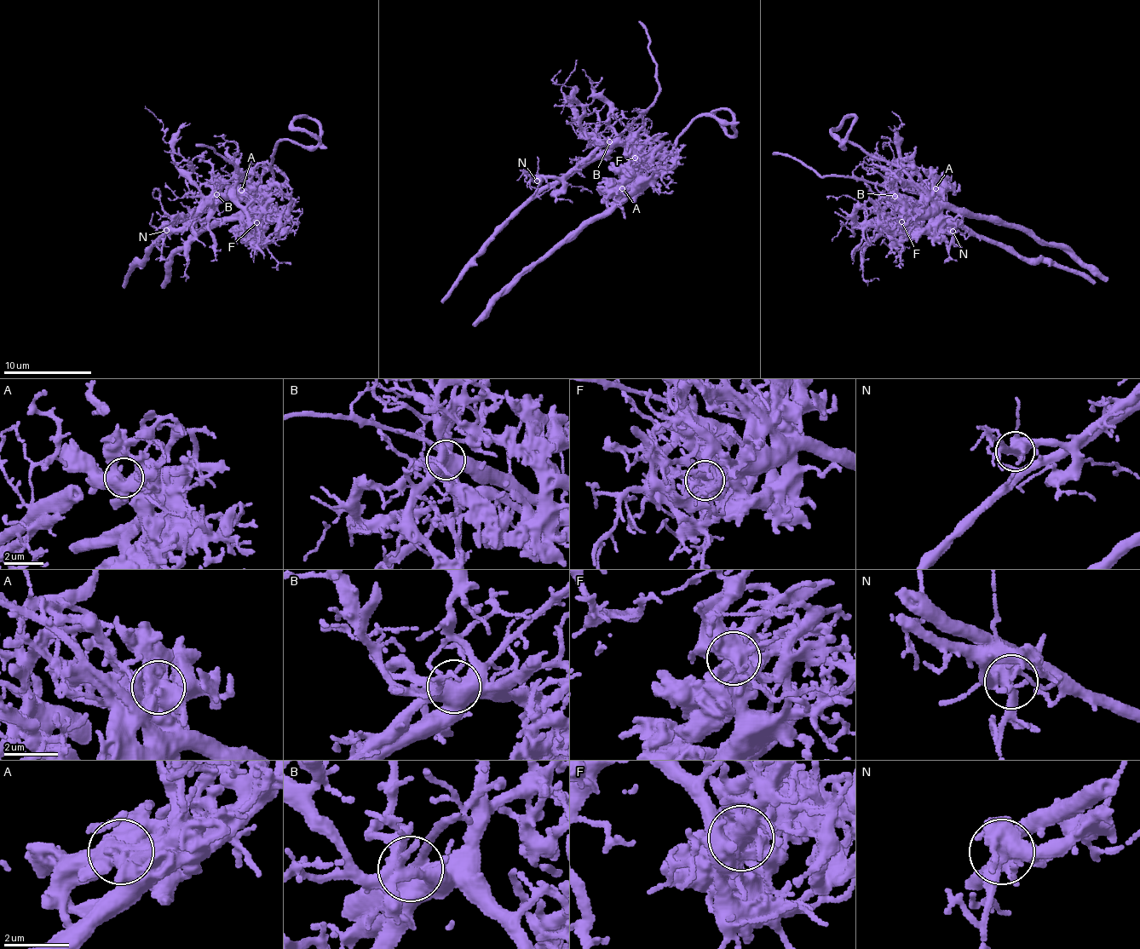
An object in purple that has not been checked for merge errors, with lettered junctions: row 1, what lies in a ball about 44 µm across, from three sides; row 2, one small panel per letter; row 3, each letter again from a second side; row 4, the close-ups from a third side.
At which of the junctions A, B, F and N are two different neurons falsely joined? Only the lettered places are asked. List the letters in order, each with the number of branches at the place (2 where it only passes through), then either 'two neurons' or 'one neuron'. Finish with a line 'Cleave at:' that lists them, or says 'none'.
A: branches 4; one neuron
B: branches 5; one neuron
F: branches 5; two neurons
N: branches 5; one neuron
Cleave at: F

